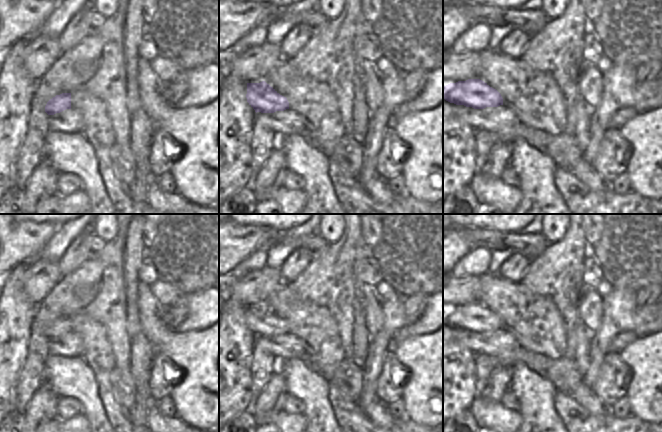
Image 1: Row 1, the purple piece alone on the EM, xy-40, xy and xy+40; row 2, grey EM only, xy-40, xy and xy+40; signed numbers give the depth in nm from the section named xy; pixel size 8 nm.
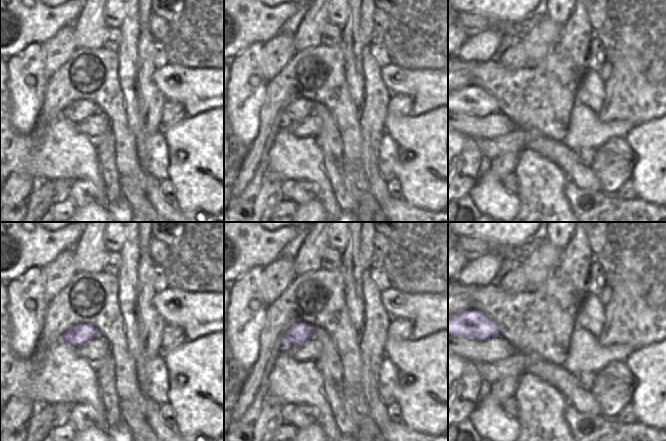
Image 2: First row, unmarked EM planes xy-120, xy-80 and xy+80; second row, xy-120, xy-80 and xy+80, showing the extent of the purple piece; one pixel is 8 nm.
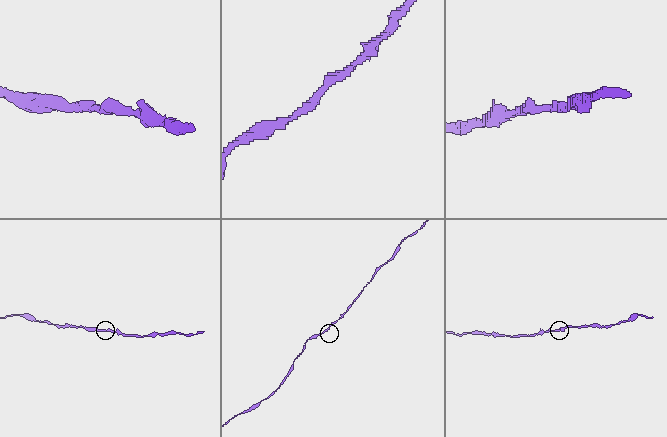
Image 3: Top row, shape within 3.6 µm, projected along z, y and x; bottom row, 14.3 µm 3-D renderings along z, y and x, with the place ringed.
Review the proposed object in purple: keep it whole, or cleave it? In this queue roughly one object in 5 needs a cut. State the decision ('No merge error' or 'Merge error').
No merge error

